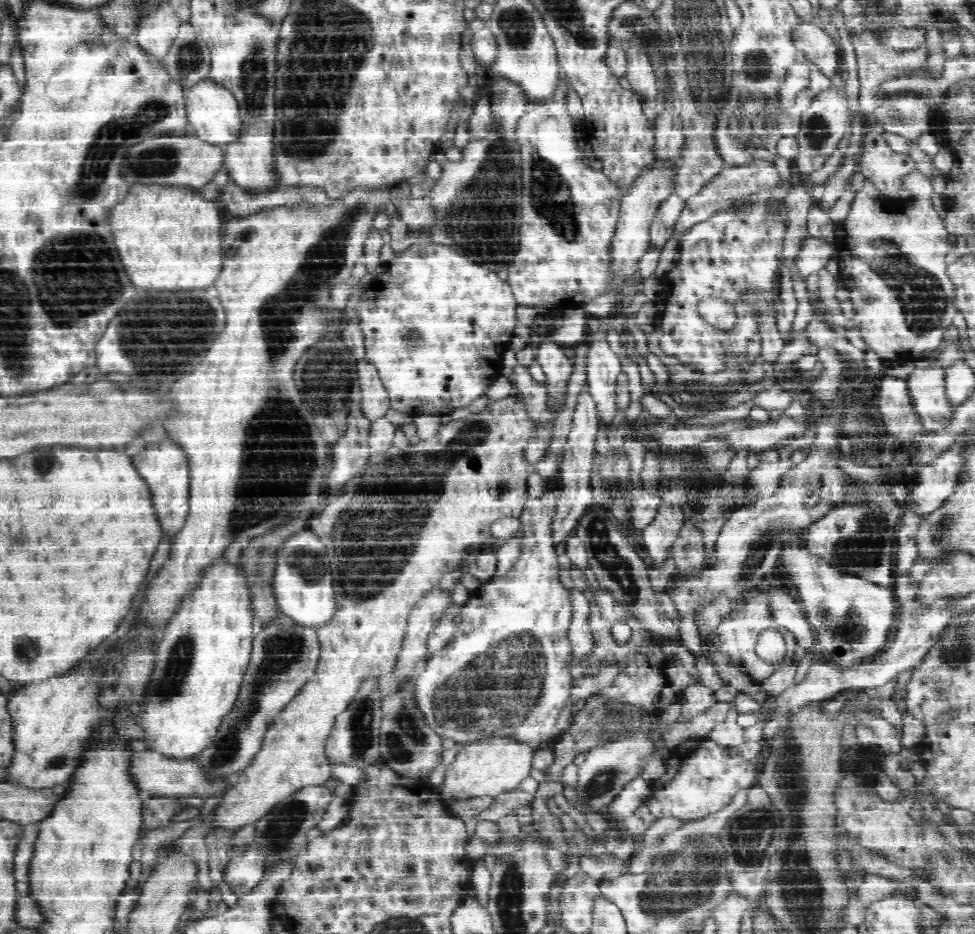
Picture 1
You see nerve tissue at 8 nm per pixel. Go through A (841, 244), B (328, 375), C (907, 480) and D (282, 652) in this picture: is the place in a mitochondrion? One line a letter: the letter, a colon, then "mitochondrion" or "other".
A: other
B: mitochondrion
C: other
D: mitochondrion

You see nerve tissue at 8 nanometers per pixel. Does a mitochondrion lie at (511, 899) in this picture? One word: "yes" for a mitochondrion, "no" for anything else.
yes

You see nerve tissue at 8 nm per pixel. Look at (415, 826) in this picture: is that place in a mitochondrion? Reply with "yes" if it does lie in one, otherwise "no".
no

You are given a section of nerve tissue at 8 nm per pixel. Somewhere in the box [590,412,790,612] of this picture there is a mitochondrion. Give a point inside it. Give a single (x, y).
(754, 551)

